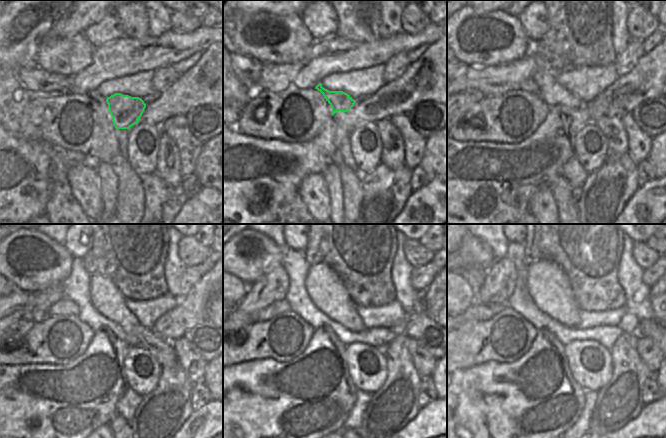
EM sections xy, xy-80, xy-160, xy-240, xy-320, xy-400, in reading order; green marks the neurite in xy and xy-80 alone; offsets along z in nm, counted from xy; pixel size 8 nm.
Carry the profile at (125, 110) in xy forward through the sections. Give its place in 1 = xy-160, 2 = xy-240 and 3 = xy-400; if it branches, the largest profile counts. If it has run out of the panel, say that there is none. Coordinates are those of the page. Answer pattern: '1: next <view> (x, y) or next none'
1: next xy-160 (528, 85)
2: next xy-240 (64, 306)
3: next xy-400 (476, 312)

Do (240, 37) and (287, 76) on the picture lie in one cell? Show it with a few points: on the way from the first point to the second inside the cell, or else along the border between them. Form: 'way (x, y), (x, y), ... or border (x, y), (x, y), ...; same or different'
border (295, 62), (288, 64), (262, 63); different

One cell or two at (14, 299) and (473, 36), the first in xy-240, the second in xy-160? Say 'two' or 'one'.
two

